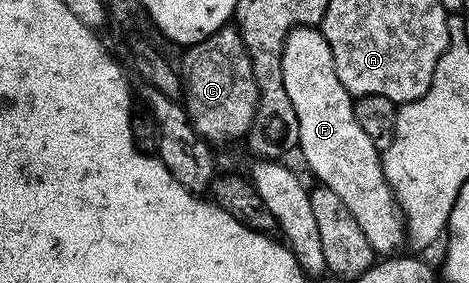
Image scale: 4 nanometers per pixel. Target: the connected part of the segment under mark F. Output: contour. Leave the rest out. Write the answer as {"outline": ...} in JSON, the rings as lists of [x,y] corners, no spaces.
{"outline":[[[296,27],[289,33],[283,47],[282,75],[283,87],[298,118],[300,154],[302,153],[307,165],[319,178],[317,180],[342,198],[342,203],[353,213],[358,225],[362,226],[366,239],[376,253],[382,257],[395,254],[401,248],[399,246],[404,245],[406,241],[406,228],[400,205],[385,179],[383,158],[379,150],[354,117],[353,96],[342,85],[342,81],[338,80],[334,70],[333,53],[330,52],[329,43],[319,28]]]}

